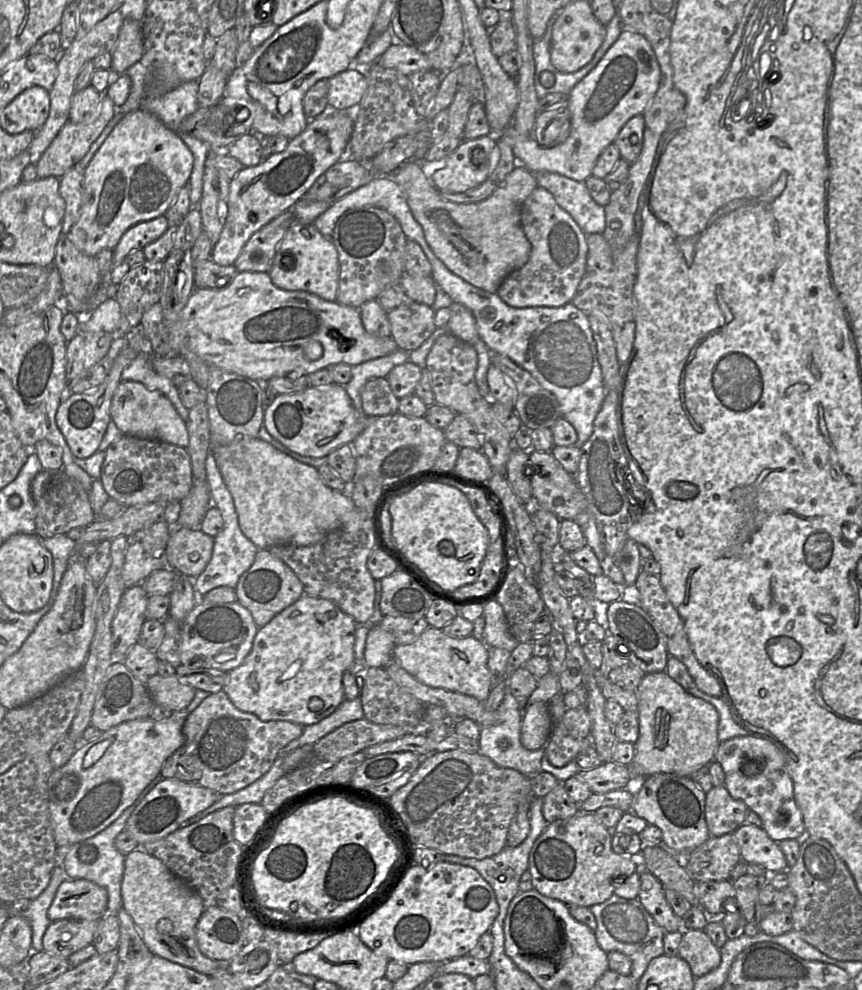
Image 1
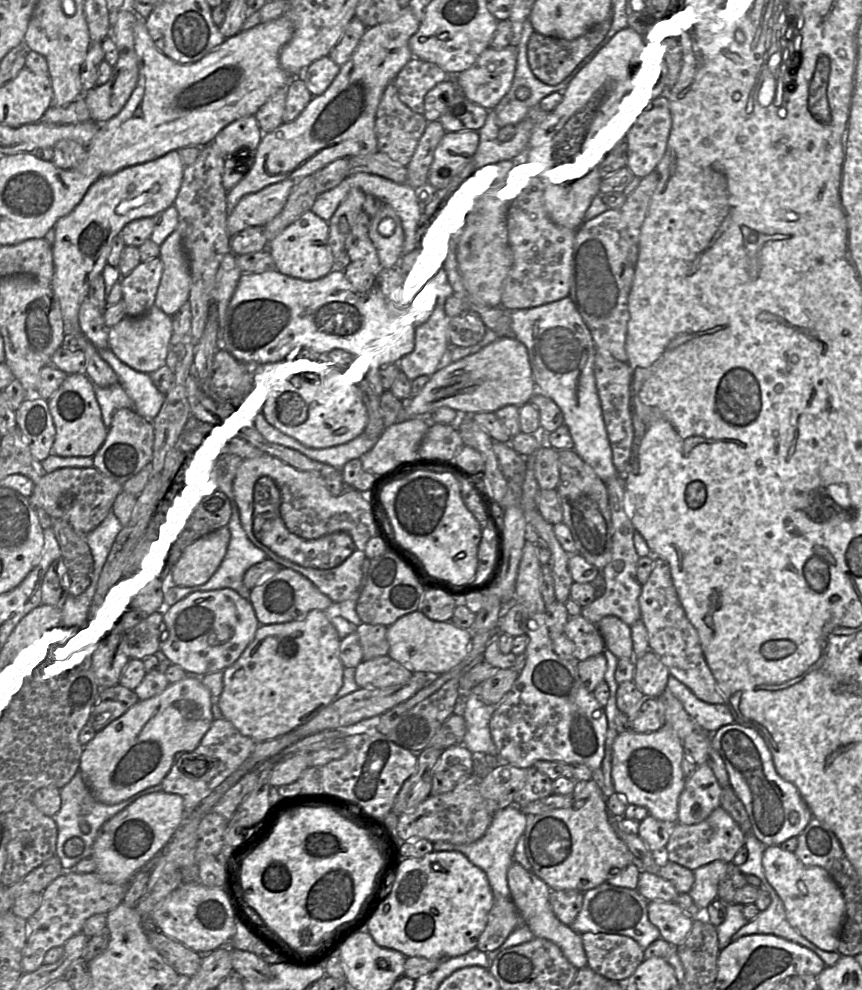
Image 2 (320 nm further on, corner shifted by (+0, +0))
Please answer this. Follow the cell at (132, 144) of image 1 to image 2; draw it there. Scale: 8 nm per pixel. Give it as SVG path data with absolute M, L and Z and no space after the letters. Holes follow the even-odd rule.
M179 151L124 168L94 182L81 202L55 224L52 244L54 276L51 289L56 296L66 335L74 336L86 357L86 375L94 385L109 387L119 382L118 375L101 358L98 349L83 333L79 323L81 303L88 297L92 281L103 273L108 264L114 238L134 220L155 215L174 205L183 179L184 164Z

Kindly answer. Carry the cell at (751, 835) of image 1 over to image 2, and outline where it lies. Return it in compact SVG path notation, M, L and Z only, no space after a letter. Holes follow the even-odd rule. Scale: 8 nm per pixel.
M776 845L765 848L762 865L768 882L784 904L786 918L789 924L818 948L824 951L836 952L845 921L846 905L841 889L830 874L819 866L803 865L794 852L785 851Z

